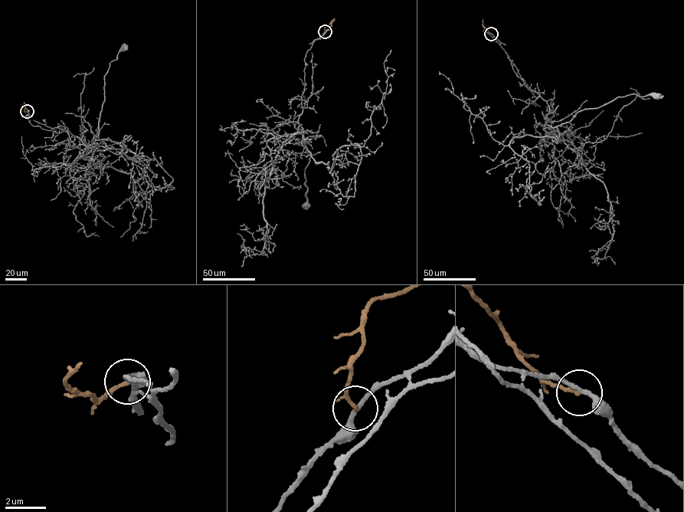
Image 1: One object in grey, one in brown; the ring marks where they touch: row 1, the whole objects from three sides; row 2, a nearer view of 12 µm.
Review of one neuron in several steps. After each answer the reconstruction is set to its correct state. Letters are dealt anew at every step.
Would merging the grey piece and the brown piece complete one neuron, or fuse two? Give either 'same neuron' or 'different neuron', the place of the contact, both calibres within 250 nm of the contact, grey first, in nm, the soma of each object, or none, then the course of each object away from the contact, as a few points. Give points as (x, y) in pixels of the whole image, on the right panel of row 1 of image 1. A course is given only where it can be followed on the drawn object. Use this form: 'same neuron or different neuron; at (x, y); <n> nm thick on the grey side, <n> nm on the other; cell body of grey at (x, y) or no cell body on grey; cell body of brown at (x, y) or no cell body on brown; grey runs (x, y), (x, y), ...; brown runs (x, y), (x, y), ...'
different neuron; at (491, 34); 200 nm thick on the grey side, 190 nm on the other; cell body of grey at (657, 96); no cell body on brown; grey runs (491, 34), (528, 86), (545, 101), (549, 110), (545, 119), (551, 126), (619, 96), (634, 93), (657, 96); brown runs (491, 34), (482, 24), (482, 19)

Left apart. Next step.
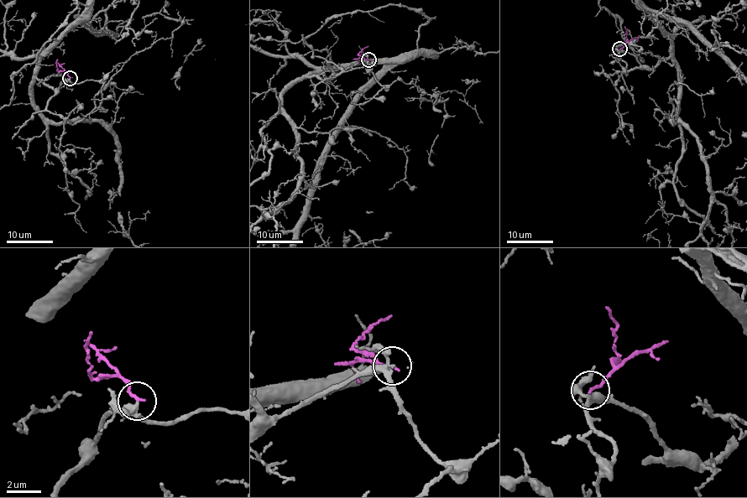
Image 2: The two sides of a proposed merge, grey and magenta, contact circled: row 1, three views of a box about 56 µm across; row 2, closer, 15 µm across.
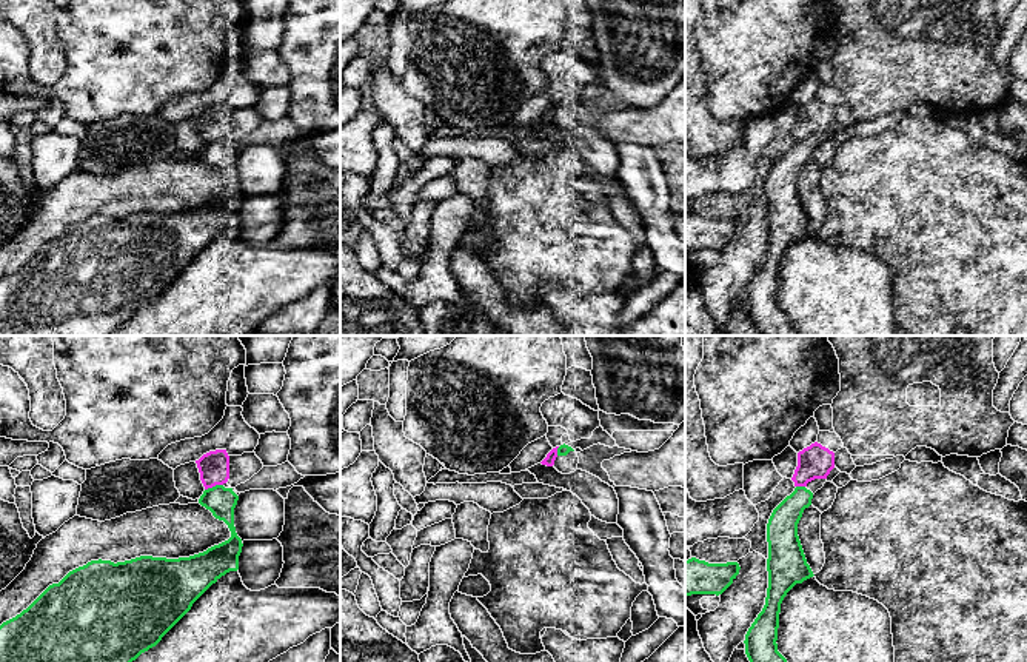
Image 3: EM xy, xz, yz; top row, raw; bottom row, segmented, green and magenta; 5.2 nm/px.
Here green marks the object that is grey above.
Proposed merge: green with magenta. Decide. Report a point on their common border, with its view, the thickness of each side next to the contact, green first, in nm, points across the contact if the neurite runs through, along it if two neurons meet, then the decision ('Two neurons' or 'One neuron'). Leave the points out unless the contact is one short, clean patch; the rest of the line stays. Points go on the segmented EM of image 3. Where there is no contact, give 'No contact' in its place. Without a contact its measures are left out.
Touches green at xy (213, 487). Thickness 150 nm (green) against 160 nm. Two neurons

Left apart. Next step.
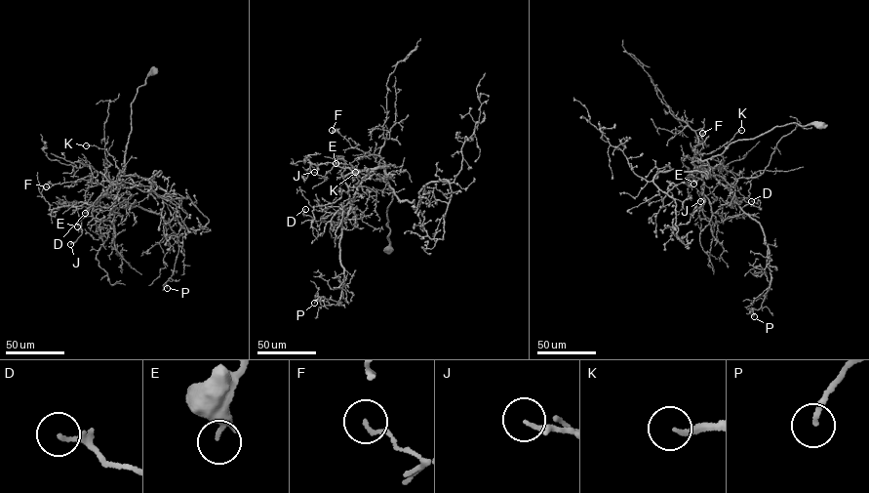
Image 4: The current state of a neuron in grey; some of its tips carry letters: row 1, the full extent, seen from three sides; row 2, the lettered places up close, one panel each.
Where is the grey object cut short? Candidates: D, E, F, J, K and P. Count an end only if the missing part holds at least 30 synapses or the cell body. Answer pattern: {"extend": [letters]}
{"extend": ["K"]}

